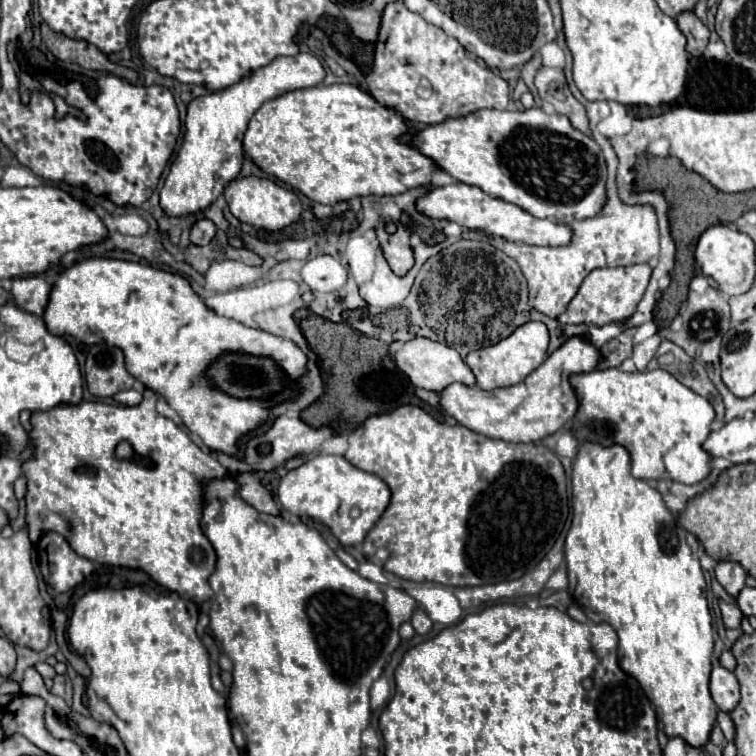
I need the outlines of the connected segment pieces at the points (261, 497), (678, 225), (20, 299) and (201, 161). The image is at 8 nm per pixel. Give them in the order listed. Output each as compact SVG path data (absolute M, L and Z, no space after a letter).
M237 473L235 483L239 485L239 497L251 507L255 507L259 513L281 515L271 491L261 483L261 479L255 473Z
M645 155L645 161L639 161L639 169L637 173L641 173L641 177L637 179L637 191L651 191L651 189L659 189L663 193L663 197L667 199L667 203L671 203L669 209L669 225L671 225L671 237L677 245L677 253L675 253L675 275L671 279L671 285L663 291L659 303L655 305L655 323L659 327L667 325L671 319L675 319L675 315L679 313L681 303L687 299L687 289L689 289L689 281L693 279L693 251L695 251L695 241L699 239L699 233L703 233L705 229L709 229L711 225L727 225L731 221L737 219L737 215L741 215L741 203L747 203L747 195L741 193L723 193L719 189L715 189L709 181L705 181L703 177L699 177L697 173L691 173L687 169L683 169L683 165L675 159L675 157L649 157Z
M19 277L13 279L11 285L13 303L31 315L43 313L49 301L49 293L51 293L51 285L43 277Z
M297 53L293 57L277 57L267 67L257 69L243 81L205 97L191 101L185 119L185 141L169 167L169 175L159 193L161 209L169 217L193 215L207 209L223 193L225 185L233 181L243 163L243 133L253 113L269 99L285 91L315 87L323 81L325 69L311 53Z

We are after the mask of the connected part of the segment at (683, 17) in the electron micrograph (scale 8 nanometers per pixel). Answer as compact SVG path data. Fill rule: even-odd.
M685 11L685 13L679 15L677 25L687 39L686 50L693 57L703 55L703 51L709 43L709 29L705 27L705 23L693 11Z

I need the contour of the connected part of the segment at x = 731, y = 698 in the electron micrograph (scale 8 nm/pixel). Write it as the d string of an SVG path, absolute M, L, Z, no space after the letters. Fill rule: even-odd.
M715 665L711 671L711 697L721 711L733 711L739 705L739 681L735 673L727 671L721 665Z

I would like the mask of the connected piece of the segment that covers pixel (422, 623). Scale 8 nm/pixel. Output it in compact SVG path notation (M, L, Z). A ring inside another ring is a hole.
M415 609L413 617L411 617L411 625L413 625L413 629L415 629L419 635L425 635L425 633L431 631L433 621L427 617L427 613L425 613L423 609Z

